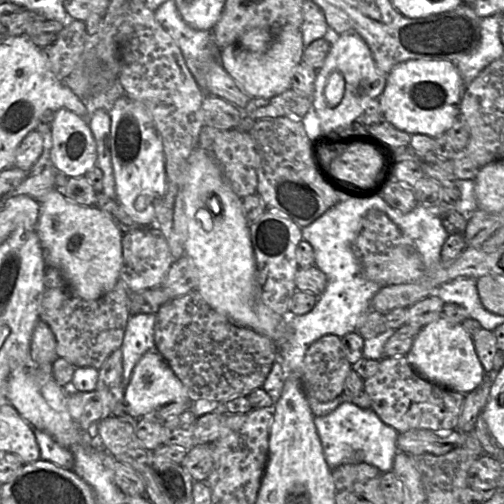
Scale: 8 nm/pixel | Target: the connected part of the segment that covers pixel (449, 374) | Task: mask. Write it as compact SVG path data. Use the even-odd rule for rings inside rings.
M442 316L420 329L406 358L412 368L427 380L463 394L476 389L485 374L472 335L461 323L450 322Z

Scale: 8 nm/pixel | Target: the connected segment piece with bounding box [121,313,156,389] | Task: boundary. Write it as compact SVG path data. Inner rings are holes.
M141 313L131 315L126 326L122 350L123 376L122 386L125 389L130 382L133 370L148 351L155 350L156 314Z

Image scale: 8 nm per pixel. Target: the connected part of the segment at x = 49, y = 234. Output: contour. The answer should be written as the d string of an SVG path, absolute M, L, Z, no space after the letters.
M54 188L41 203L37 233L43 249L49 252L48 265L61 271L76 296L85 300L99 299L120 280L124 233L98 207L79 205Z

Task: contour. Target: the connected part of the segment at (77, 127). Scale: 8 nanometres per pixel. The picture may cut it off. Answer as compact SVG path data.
M61 108L54 113L51 132L55 168L69 178L86 176L97 163L97 145L87 119Z

